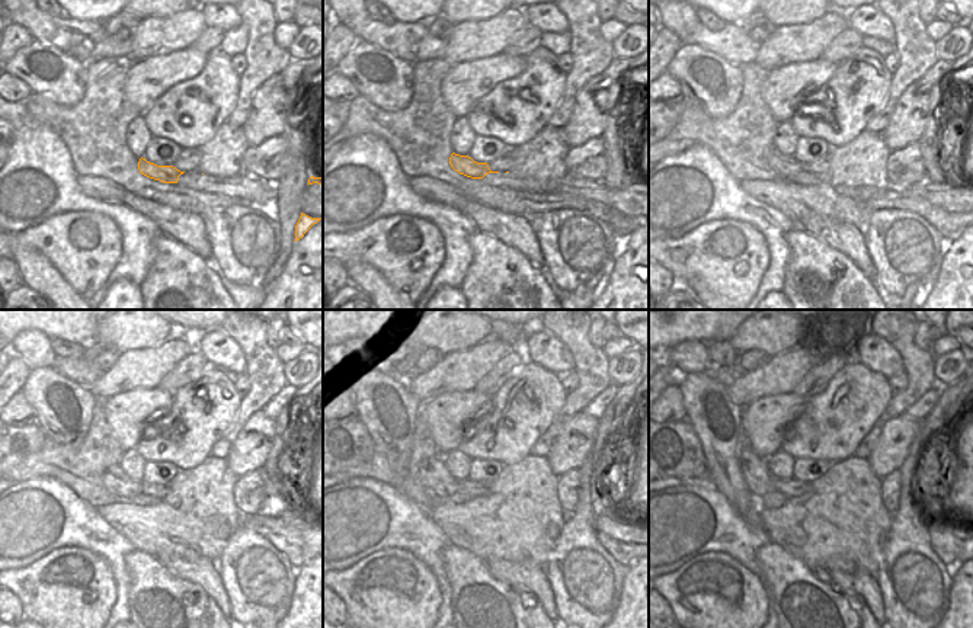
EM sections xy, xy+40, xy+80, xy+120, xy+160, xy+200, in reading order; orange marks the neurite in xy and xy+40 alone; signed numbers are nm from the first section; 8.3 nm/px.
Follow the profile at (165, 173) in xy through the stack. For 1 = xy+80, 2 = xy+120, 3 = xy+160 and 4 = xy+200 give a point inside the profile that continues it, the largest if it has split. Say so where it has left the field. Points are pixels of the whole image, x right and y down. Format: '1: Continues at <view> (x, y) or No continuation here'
1: Continues at xy+80 (783, 164)
2: Continues at xy+120 (115, 480)
3: Continues at xy+160 (432, 473)
4: Continues at xy+200 (754, 468).

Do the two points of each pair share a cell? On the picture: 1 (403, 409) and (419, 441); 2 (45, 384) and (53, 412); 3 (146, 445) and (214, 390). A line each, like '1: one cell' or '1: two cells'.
1: two cells
2: one cell
3: one cell

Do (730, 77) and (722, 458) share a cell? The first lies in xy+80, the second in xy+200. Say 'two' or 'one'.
one

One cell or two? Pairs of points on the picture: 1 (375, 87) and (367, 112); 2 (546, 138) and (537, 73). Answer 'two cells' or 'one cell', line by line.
1: two cells
2: two cells

